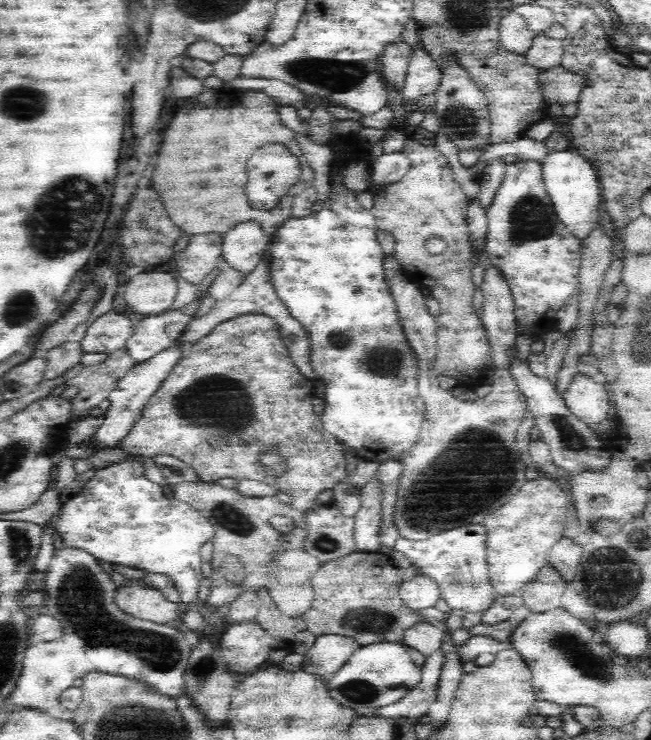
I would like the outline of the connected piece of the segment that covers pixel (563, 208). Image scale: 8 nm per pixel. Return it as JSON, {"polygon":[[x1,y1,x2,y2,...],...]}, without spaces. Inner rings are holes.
{"polygon":[[550,152,542,162,542,168,542,176,546,180,546,188,558,218,564,222,572,236,586,240,598,226,600,214,600,178,594,164,588,164,574,152]]}

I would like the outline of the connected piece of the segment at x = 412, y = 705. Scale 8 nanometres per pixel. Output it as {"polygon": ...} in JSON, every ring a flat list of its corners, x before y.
{"polygon":[[436,650,432,652,424,666,420,668,422,672,422,680,418,682,416,688,412,688,400,702,380,708,376,712,372,710,362,710,362,716,372,716,372,714,380,714,380,716,388,716,390,720,398,720,398,718,420,718,426,716,430,706,436,702,438,696,438,682,440,682,440,674,446,662,446,654,444,650]]}

